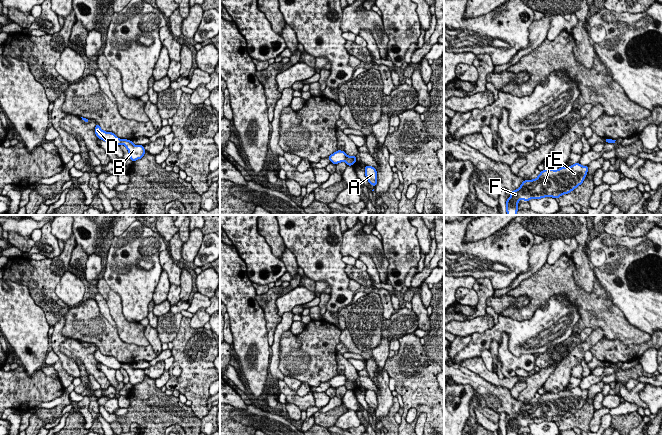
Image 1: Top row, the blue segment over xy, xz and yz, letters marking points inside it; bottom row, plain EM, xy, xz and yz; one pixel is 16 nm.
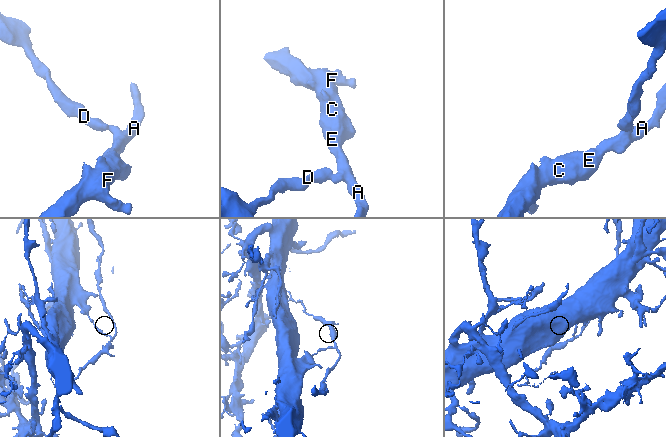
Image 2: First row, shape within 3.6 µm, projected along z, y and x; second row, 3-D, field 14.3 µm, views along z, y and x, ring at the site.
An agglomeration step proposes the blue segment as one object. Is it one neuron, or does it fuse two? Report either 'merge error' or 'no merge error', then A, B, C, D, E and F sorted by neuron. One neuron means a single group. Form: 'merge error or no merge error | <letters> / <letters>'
merge error | A B C E F / D

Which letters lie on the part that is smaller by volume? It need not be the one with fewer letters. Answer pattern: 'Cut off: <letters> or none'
Cut off: A, B, C, E, F

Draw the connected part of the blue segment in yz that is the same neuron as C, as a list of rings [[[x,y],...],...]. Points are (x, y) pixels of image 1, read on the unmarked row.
[[[575,387],[570,391],[561,391],[557,394],[545,393],[533,404],[524,404],[517,414],[510,416],[506,424],[507,435],[518,435],[518,426],[530,423],[553,421],[558,423],[563,418],[569,418],[581,409],[588,396],[588,389]]]

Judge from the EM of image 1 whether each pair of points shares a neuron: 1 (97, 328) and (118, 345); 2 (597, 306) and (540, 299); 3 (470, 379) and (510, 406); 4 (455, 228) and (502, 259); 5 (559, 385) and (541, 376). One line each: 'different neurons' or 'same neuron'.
1: same neuron
2: same neuron
3: same neuron
4: same neuron
5: different neurons

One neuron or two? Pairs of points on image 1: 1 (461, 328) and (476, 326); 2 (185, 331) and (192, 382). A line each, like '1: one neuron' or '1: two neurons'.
1: one neuron
2: one neuron

